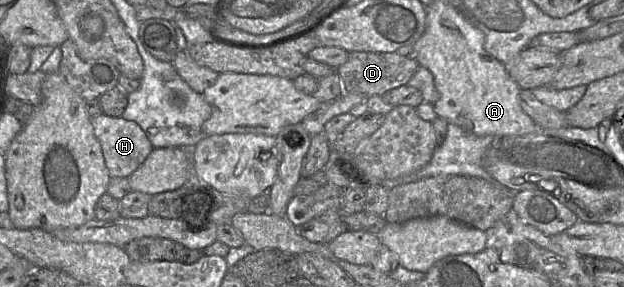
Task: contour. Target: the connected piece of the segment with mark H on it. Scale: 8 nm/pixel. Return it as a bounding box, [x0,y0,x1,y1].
[91,114,153,178]

